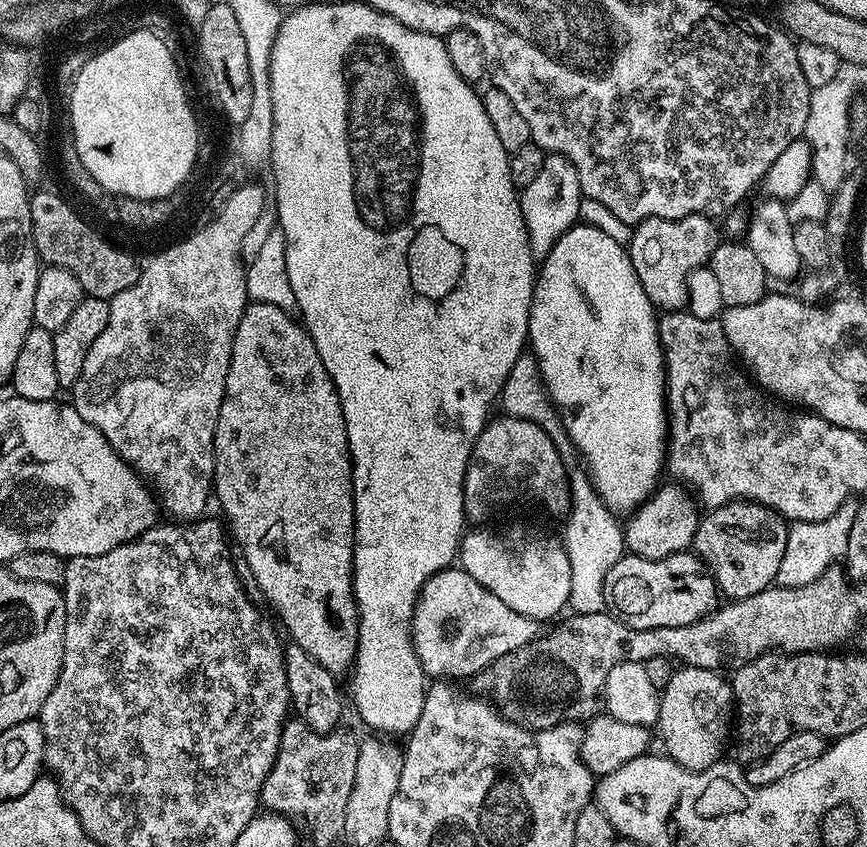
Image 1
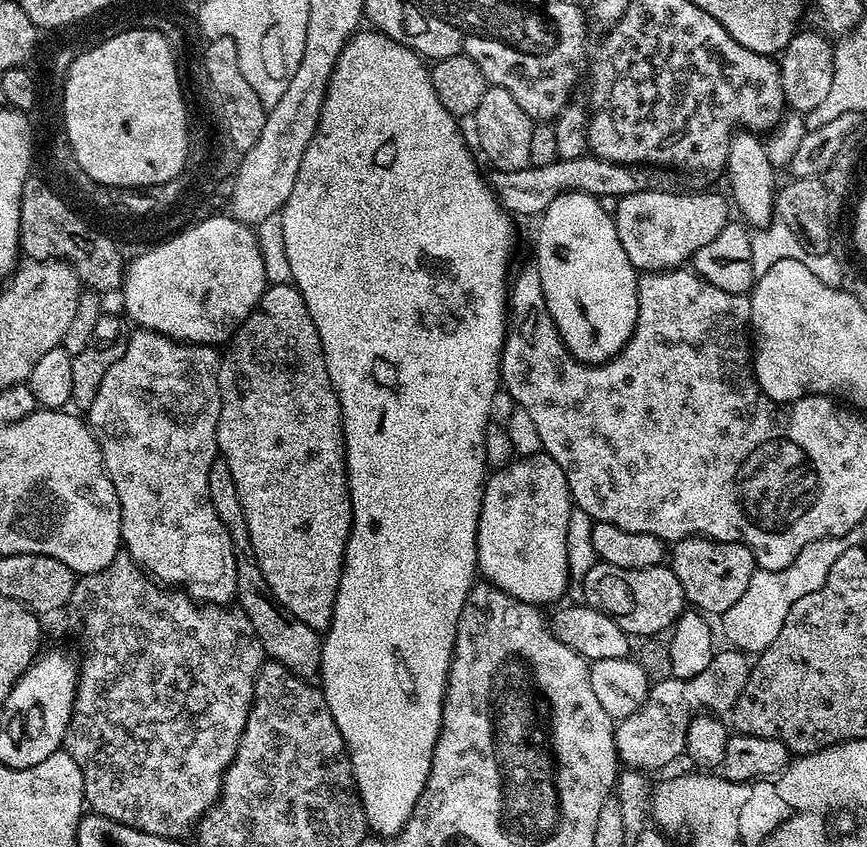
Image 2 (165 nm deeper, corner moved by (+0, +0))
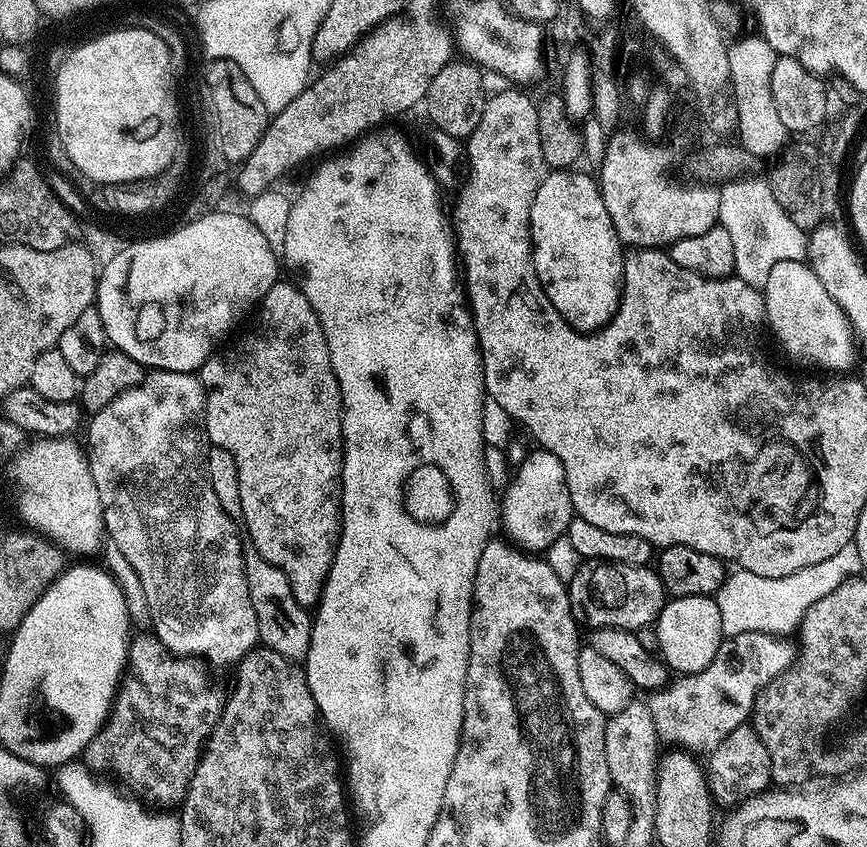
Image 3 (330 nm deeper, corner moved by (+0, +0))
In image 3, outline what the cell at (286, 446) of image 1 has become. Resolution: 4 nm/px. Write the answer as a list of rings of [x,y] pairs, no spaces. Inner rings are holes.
[[[278,282],[258,305],[260,317],[256,320],[256,325],[237,342],[233,348],[217,350],[209,356],[207,362],[200,367],[200,385],[204,388],[204,419],[202,421],[206,433],[206,440],[209,445],[230,450],[234,454],[234,462],[238,462],[238,494],[242,498],[242,514],[244,515],[242,524],[246,529],[247,539],[290,582],[290,590],[294,590],[294,598],[304,608],[311,609],[319,604],[320,595],[324,589],[326,578],[330,574],[330,566],[334,562],[336,553],[336,543],[340,540],[340,479],[344,469],[344,439],[342,438],[342,422],[340,421],[340,411],[342,398],[340,397],[340,387],[338,378],[334,374],[334,366],[330,362],[330,350],[326,342],[326,334],[320,325],[318,314],[314,306],[302,294],[302,290],[295,283]]]

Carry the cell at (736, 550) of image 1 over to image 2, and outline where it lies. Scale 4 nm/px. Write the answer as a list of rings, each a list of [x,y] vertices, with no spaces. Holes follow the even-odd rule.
[[[697,534],[677,540],[670,548],[670,567],[684,591],[685,601],[701,613],[723,614],[742,598],[750,578],[758,571],[756,557],[745,544],[734,540],[711,540],[709,536]]]

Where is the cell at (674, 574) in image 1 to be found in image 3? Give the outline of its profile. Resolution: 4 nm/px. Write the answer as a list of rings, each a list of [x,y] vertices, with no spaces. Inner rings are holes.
[[[600,562],[595,565],[592,573],[587,572],[587,567],[581,566],[574,574],[572,580],[567,581],[566,587],[568,597],[572,603],[573,613],[581,614],[593,625],[593,629],[601,628],[627,628],[635,630],[655,625],[657,616],[666,603],[664,584],[660,580],[660,573],[648,566],[638,564],[614,564],[611,562]]]

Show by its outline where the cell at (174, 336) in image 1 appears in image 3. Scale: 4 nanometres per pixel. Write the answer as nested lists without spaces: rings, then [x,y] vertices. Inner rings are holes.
[[[152,370],[144,377],[143,383],[123,392],[110,406],[91,413],[92,422],[88,426],[88,444],[86,455],[90,474],[94,474],[94,486],[98,486],[98,498],[102,502],[104,515],[104,531],[107,539],[112,539],[114,547],[120,551],[120,556],[132,567],[136,580],[140,583],[140,592],[144,595],[144,604],[152,615],[152,628],[155,639],[162,642],[162,646],[176,658],[198,658],[209,660],[212,664],[239,665],[247,652],[257,647],[258,614],[254,614],[254,602],[250,602],[250,590],[246,586],[244,573],[244,546],[241,529],[237,521],[231,520],[222,510],[222,502],[218,502],[218,494],[214,494],[214,486],[210,486],[210,478],[206,470],[205,458],[208,457],[206,447],[206,433],[202,423],[204,419],[204,388],[200,385],[199,375],[190,372],[166,372]]]

